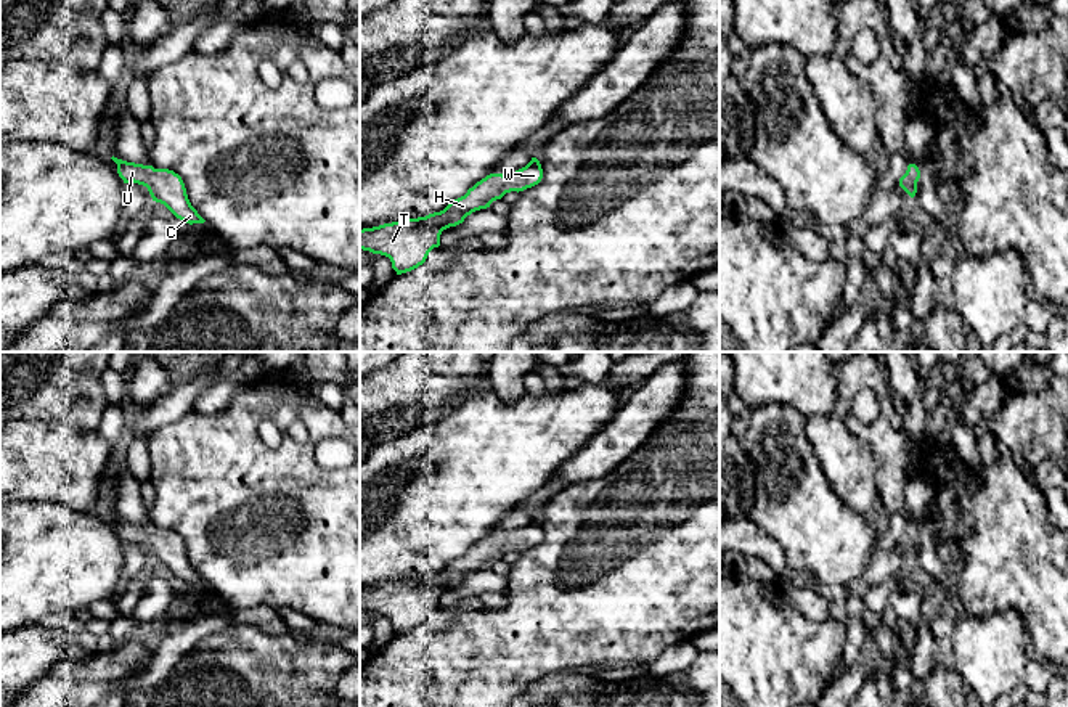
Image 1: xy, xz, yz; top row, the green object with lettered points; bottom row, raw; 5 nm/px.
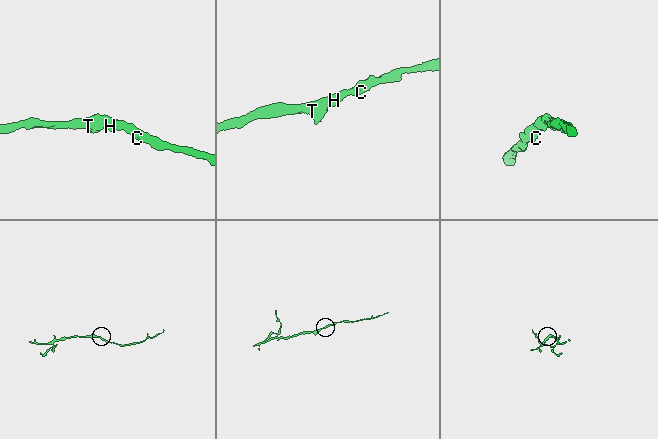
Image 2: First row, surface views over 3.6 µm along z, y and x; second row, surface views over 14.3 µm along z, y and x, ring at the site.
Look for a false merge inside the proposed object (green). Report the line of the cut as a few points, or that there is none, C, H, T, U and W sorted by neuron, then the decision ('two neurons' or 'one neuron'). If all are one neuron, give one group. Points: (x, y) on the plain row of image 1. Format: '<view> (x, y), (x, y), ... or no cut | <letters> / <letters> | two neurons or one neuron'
no cut | C H T U W | one neuron

